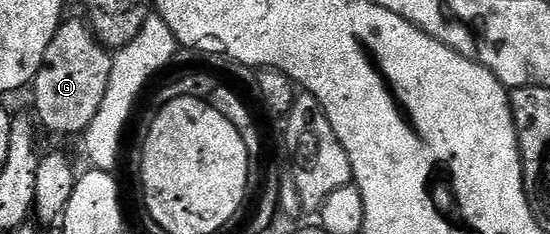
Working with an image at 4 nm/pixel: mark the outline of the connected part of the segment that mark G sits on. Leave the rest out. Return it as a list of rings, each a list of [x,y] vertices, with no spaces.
[[[67,18],[58,28],[56,37],[52,37],[52,45],[48,45],[48,53],[44,53],[44,61],[32,84],[34,107],[38,110],[37,122],[41,126],[43,123],[48,130],[55,131],[58,135],[81,136],[88,129],[97,110],[100,109],[101,102],[107,92],[113,61],[113,54],[97,39],[88,22],[82,19],[80,21]]]

